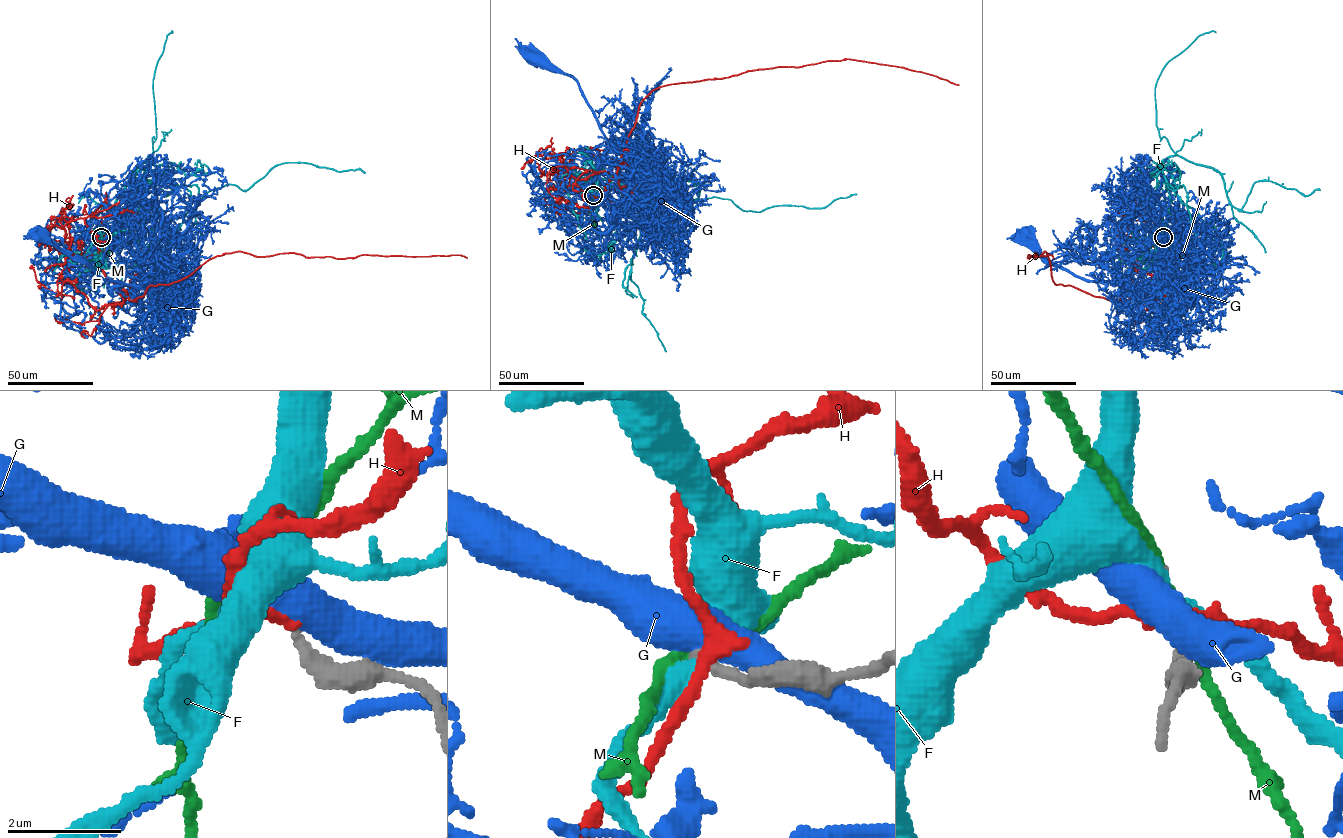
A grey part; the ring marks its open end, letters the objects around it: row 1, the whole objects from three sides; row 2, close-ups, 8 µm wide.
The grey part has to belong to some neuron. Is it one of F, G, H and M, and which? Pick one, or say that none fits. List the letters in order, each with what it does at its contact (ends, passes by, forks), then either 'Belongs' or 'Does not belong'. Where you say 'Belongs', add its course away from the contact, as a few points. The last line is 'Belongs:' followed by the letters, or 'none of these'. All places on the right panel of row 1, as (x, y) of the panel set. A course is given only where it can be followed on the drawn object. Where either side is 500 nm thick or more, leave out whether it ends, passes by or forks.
F: It passes by. Does not belong
G: Does not belong
H: It passes by. Does not belong
M: It passes by. Does not belong
Belongs: none of these

